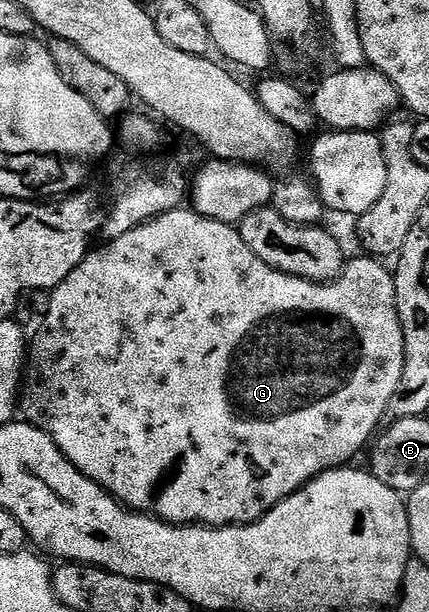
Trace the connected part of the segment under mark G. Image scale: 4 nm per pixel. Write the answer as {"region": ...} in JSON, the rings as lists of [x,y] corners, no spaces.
{"region":[[[182,207],[160,213],[158,217],[153,217],[147,223],[127,231],[127,235],[119,235],[119,239],[94,248],[83,259],[83,263],[79,263],[79,267],[75,267],[75,271],[71,271],[71,275],[67,275],[67,279],[63,279],[63,283],[59,283],[56,289],[48,294],[49,310],[45,313],[45,322],[42,323],[41,330],[34,337],[32,334],[31,344],[27,349],[27,368],[23,373],[23,392],[19,397],[20,412],[29,424],[39,427],[44,433],[50,433],[54,443],[59,447],[59,451],[63,451],[63,455],[67,455],[67,459],[73,466],[79,471],[83,471],[83,475],[87,475],[87,479],[99,483],[99,487],[103,487],[106,493],[110,493],[127,509],[147,513],[149,516],[167,521],[171,525],[195,525],[198,523],[214,527],[249,525],[264,517],[267,511],[274,509],[279,502],[290,497],[295,491],[299,491],[306,483],[313,481],[320,473],[324,473],[326,469],[340,469],[348,466],[352,462],[349,460],[365,444],[366,448],[374,440],[379,426],[385,421],[387,403],[391,403],[391,395],[395,395],[395,390],[399,387],[399,379],[403,379],[405,348],[403,347],[403,327],[399,323],[393,274],[388,268],[385,270],[381,266],[384,264],[380,260],[369,255],[360,256],[354,261],[352,258],[346,264],[340,277],[336,277],[334,281],[328,283],[308,281],[307,279],[299,279],[295,275],[287,275],[283,271],[272,269],[267,263],[263,263],[263,259],[259,259],[259,255],[255,255],[255,251],[251,251],[251,247],[247,247],[247,243],[243,243],[240,228],[199,215],[192,207]]]}

